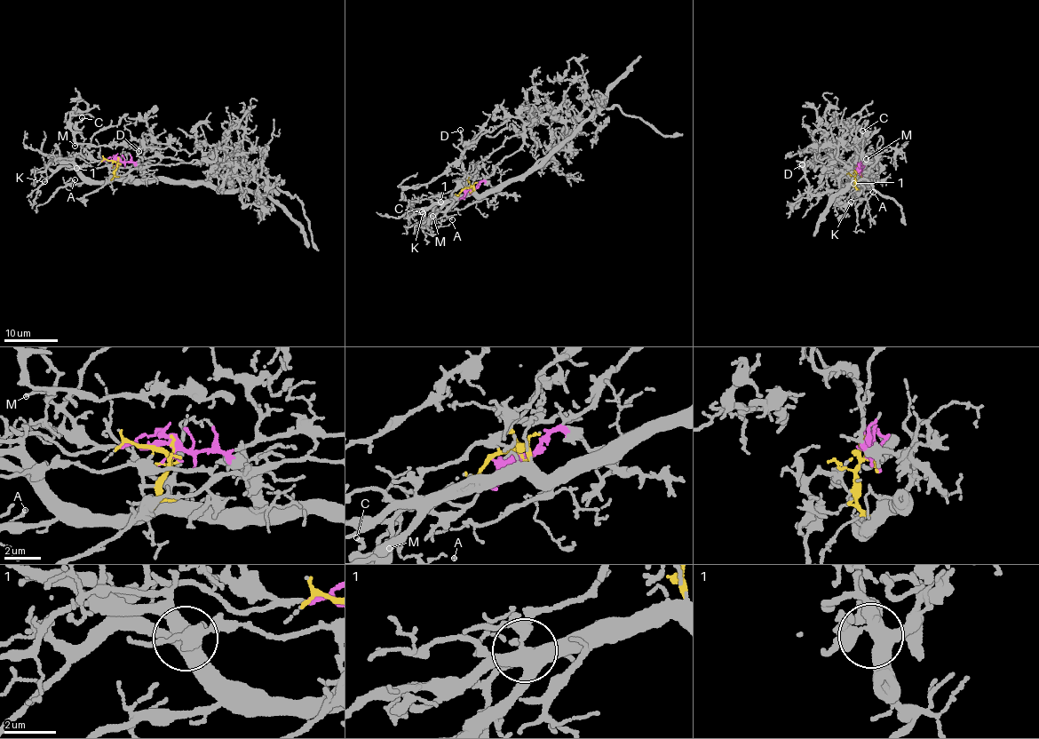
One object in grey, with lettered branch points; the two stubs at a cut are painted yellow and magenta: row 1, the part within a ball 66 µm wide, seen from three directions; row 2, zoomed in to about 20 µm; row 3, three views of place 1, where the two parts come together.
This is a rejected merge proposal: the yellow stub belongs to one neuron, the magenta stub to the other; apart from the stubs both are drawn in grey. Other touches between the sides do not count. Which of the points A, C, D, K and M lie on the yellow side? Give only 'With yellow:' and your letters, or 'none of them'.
With yellow: A, K

